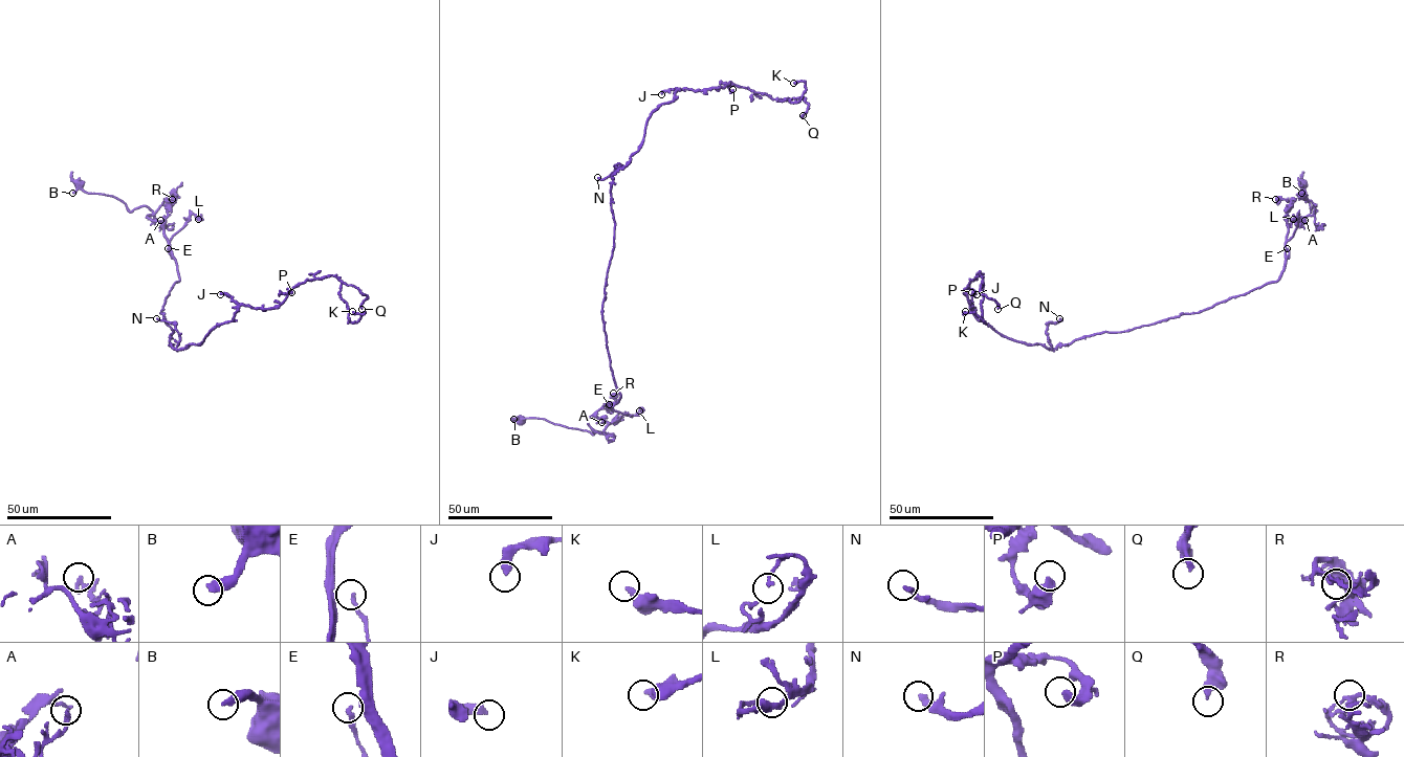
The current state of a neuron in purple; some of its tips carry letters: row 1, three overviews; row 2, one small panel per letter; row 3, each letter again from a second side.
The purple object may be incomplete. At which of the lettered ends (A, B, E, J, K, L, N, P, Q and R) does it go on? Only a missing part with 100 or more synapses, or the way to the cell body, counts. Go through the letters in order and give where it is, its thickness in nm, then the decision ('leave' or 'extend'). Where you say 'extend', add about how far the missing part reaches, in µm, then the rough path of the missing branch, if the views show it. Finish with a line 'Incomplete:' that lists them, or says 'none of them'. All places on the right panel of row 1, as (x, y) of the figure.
A: (1304, 220) | 200 nm | leave
B: (1301, 193) | 440 nm | leave
E: (1287, 248) | 130 nm | leave
J: (977, 294) | 420 nm | leave
K: (965, 311) | 360 nm | leave
L: (1293, 219) | 160 nm | leave
N: (1059, 318) | 280 nm | leave
P: (971, 292) | 360 nm | leave
Q: (997, 309) | 300 nm | leave
R: (1275, 199) | 160 nm | leave
Incomplete: none of them

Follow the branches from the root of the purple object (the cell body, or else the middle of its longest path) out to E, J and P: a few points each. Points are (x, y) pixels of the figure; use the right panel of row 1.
E: (1303, 183), (1300, 193), (1307, 197), (1310, 210), (1313, 206), (1316, 210), (1291, 222), (1287, 248)
J: (1303, 183), (1316, 210), (1288, 227), (1280, 277), (1198, 312), (1051, 350), (980, 320), (977, 294)
P: (1303, 183), (1316, 210), (1288, 227), (1280, 277), (1198, 312), (1051, 350), (980, 320), (971, 292)

